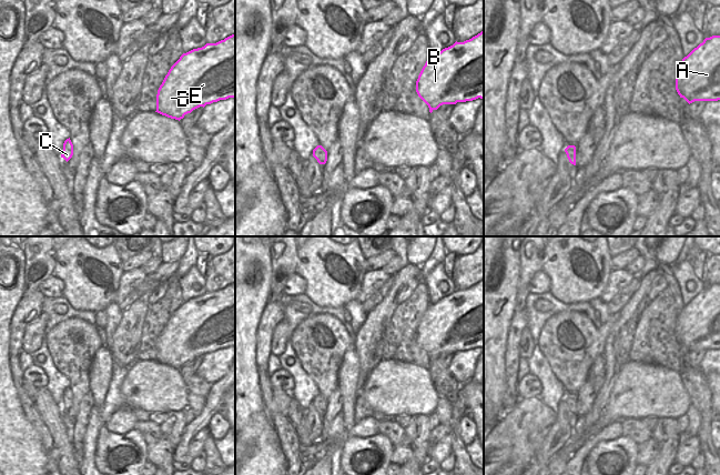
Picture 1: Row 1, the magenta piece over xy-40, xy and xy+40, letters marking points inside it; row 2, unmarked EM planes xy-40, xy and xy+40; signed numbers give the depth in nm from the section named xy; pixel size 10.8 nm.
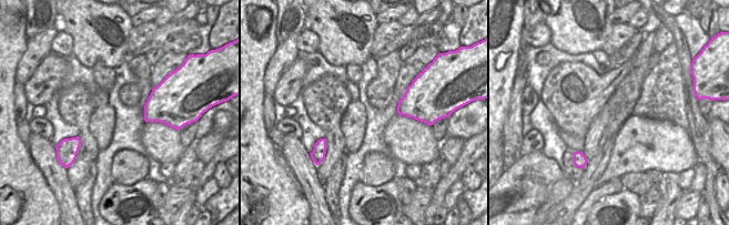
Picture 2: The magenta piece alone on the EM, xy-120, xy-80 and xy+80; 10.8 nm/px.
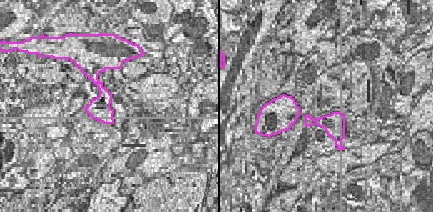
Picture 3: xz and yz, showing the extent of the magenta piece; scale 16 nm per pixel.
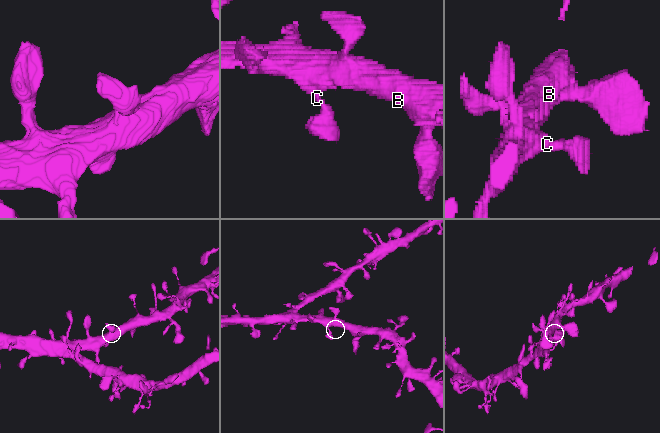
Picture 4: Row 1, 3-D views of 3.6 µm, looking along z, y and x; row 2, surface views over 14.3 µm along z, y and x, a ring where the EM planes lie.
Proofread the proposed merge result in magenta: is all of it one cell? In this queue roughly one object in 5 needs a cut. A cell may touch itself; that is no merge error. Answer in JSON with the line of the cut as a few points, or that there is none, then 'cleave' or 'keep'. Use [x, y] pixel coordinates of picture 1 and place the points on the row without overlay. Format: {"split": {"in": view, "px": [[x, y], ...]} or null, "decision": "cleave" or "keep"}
{"split": null, "decision": "keep"}

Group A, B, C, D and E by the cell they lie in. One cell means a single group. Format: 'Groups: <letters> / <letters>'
Groups: A B C D E.

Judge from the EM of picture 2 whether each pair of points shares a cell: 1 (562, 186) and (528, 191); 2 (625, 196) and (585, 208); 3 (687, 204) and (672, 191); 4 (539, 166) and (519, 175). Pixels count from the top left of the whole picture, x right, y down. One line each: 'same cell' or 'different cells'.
1: different cells
2: different cells
3: different cells
4: same cell

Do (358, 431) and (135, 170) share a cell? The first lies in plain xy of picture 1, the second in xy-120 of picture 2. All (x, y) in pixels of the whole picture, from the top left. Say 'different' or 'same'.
same

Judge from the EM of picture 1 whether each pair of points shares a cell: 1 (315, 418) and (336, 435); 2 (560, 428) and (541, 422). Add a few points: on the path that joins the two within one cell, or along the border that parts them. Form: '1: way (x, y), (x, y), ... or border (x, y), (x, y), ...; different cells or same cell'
1: border (321, 437), (300, 453); different cells
2: border (557, 414), (547, 433); different cells

